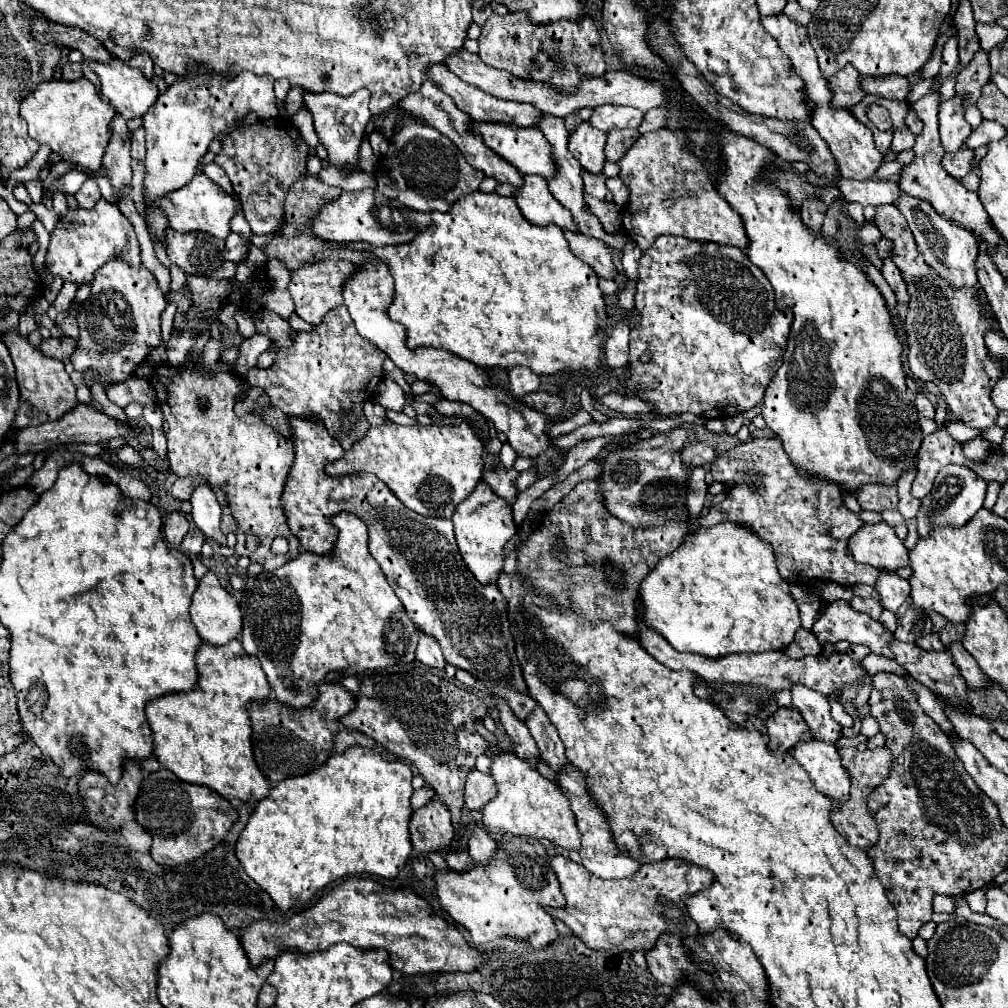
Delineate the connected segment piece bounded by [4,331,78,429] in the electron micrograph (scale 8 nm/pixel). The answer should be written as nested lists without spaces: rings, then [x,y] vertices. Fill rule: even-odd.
[[[10,331],[8,335],[4,335],[4,343],[10,349],[10,355],[12,355],[12,361],[16,367],[18,389],[20,389],[20,407],[18,407],[16,419],[14,419],[16,429],[38,427],[40,423],[56,421],[78,405],[74,383],[70,381],[70,375],[64,369],[62,361],[44,357],[40,351],[32,349],[28,345],[28,341],[24,337],[20,337],[16,331]]]

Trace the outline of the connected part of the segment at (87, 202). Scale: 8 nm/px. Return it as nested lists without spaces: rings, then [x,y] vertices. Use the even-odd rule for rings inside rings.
[[[88,179],[88,181],[80,187],[80,191],[76,193],[76,201],[78,201],[78,205],[82,205],[84,209],[92,209],[98,199],[100,199],[100,189],[98,189],[98,185],[96,185],[94,179]]]

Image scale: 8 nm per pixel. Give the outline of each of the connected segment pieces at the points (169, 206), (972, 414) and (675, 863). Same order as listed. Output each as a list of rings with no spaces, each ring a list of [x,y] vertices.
[[[200,169],[192,177],[192,181],[188,185],[184,185],[184,189],[176,189],[172,193],[166,193],[164,197],[148,197],[148,193],[144,193],[144,203],[150,209],[152,207],[160,209],[168,217],[168,225],[174,231],[180,231],[180,233],[204,231],[204,233],[210,233],[220,239],[228,237],[230,219],[236,213],[234,199],[224,189],[220,189],[220,185],[216,185],[214,181],[208,181],[208,177]]]
[[[878,205],[874,223],[886,239],[894,243],[892,261],[898,265],[910,293],[908,315],[904,329],[908,333],[908,365],[920,381],[932,381],[944,393],[950,413],[968,427],[994,427],[998,411],[990,399],[994,383],[1002,375],[1002,365],[988,357],[984,331],[988,329],[988,311],[976,301],[974,289],[954,289],[928,267],[916,249],[916,241],[904,221],[904,215],[894,205]]]
[[[562,855],[550,857],[550,867],[558,875],[566,905],[562,909],[548,909],[548,913],[552,917],[560,919],[562,923],[566,923],[592,949],[618,947],[618,949],[626,949],[626,951],[634,951],[634,949],[648,951],[654,947],[658,935],[662,935],[662,933],[672,933],[672,935],[682,935],[682,937],[696,935],[698,933],[696,923],[692,921],[692,917],[688,917],[682,895],[696,893],[700,889],[706,889],[712,883],[712,873],[708,873],[708,869],[700,869],[684,859],[672,859],[672,857],[668,857],[664,861],[656,861],[656,863],[646,863],[638,869],[636,875],[632,875],[628,879],[614,879],[614,881],[600,879],[594,873],[588,873],[588,869],[584,869],[580,863],[574,863],[570,857],[562,857]]]

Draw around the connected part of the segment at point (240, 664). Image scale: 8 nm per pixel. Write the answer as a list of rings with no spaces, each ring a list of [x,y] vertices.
[[[238,639],[230,641],[228,645],[202,643],[196,651],[196,671],[198,671],[198,683],[194,689],[166,693],[164,697],[146,703],[146,719],[150,723],[152,739],[154,739],[154,757],[162,767],[170,769],[178,779],[194,785],[206,785],[218,791],[228,801],[232,799],[244,803],[260,801],[262,797],[268,795],[270,783],[266,777],[262,777],[262,771],[258,769],[252,757],[252,745],[250,745],[252,729],[246,711],[246,705],[250,701],[264,701],[270,695],[270,685],[264,677],[264,671],[260,669],[260,661],[244,653],[244,647],[240,645]]]

